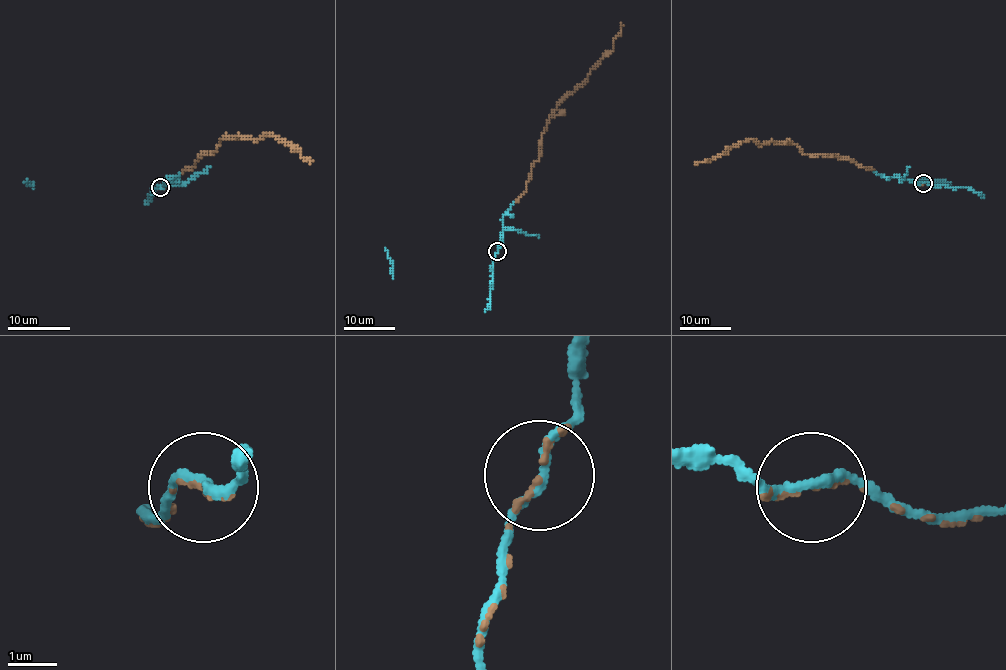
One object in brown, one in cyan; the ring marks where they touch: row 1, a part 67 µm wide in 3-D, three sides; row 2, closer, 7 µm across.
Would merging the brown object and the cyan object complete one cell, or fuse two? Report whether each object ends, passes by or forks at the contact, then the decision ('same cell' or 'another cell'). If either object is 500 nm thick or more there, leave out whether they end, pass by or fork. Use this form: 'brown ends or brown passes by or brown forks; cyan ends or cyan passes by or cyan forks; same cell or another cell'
brown ends; cyan passes by; same cell

